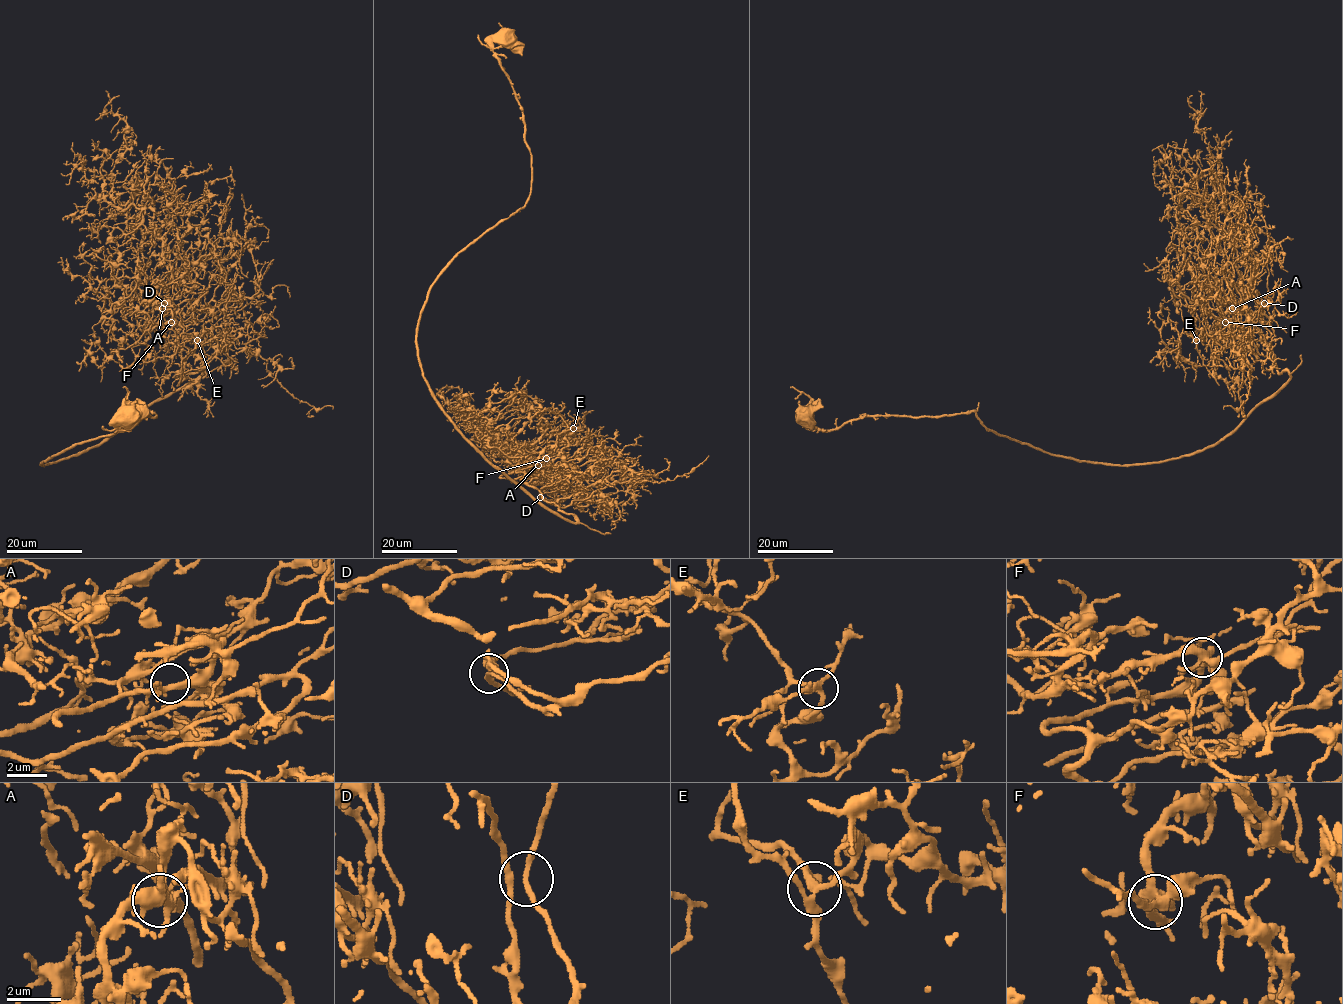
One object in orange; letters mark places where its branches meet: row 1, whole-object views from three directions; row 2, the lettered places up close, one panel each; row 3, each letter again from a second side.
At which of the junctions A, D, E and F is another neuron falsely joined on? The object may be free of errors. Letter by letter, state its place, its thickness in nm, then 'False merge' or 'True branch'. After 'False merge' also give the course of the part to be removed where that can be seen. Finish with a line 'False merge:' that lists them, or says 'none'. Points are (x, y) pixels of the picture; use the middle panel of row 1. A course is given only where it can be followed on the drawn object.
A: Place: (538, 465). Thickness 300 nm. True branch
D: Place: (540, 497). Thickness 220 nm. True branch
E: Place: (573, 428). Thickness 280 nm. True branch
F: Place: (546, 458). Thickness 400 nm. True branch
False merge: none

